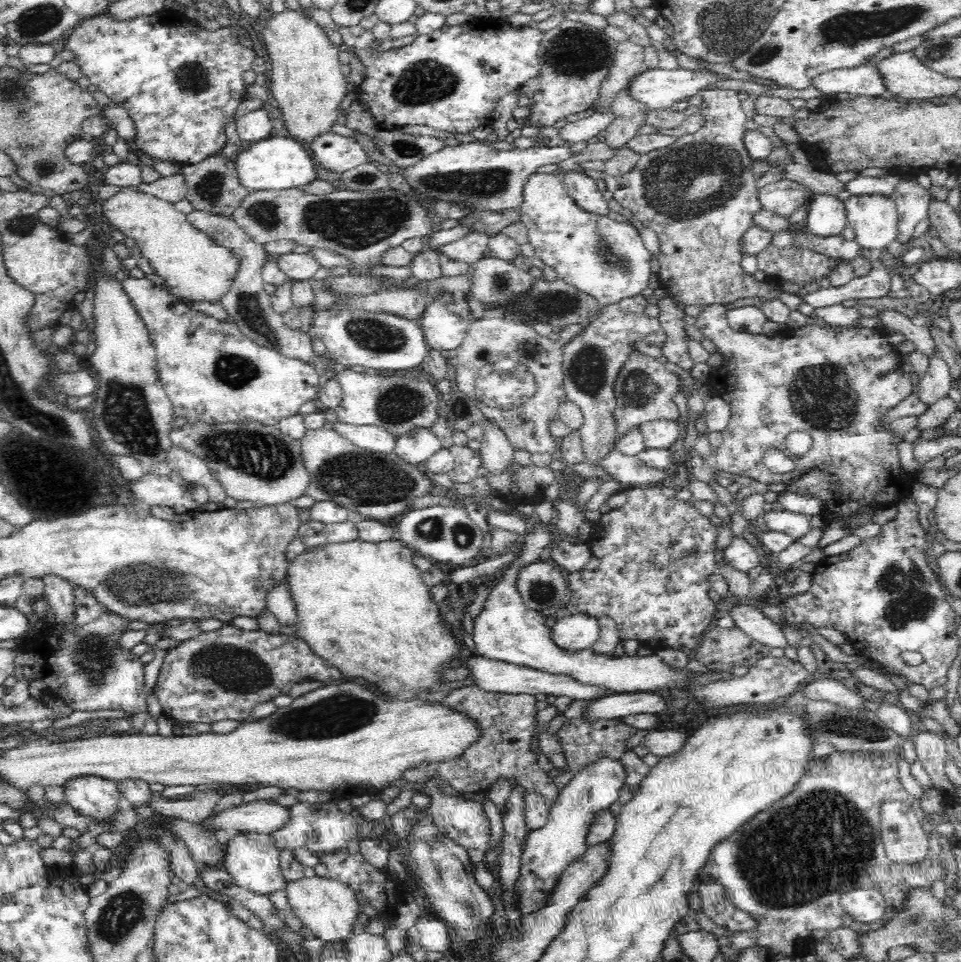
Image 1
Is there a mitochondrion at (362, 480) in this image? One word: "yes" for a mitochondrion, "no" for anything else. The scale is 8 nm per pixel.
yes

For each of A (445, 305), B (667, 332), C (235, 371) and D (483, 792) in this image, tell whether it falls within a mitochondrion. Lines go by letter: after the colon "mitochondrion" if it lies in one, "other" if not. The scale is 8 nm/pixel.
A: other
B: other
C: mitochondrion
D: other

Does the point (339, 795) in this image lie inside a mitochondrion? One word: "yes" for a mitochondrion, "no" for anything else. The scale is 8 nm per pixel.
no

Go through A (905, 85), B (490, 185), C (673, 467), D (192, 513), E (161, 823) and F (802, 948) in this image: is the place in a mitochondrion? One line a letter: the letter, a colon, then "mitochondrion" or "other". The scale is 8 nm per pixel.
A: other
B: mitochondrion
C: other
D: other
E: other
F: other

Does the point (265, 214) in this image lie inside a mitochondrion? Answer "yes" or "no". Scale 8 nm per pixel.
yes

